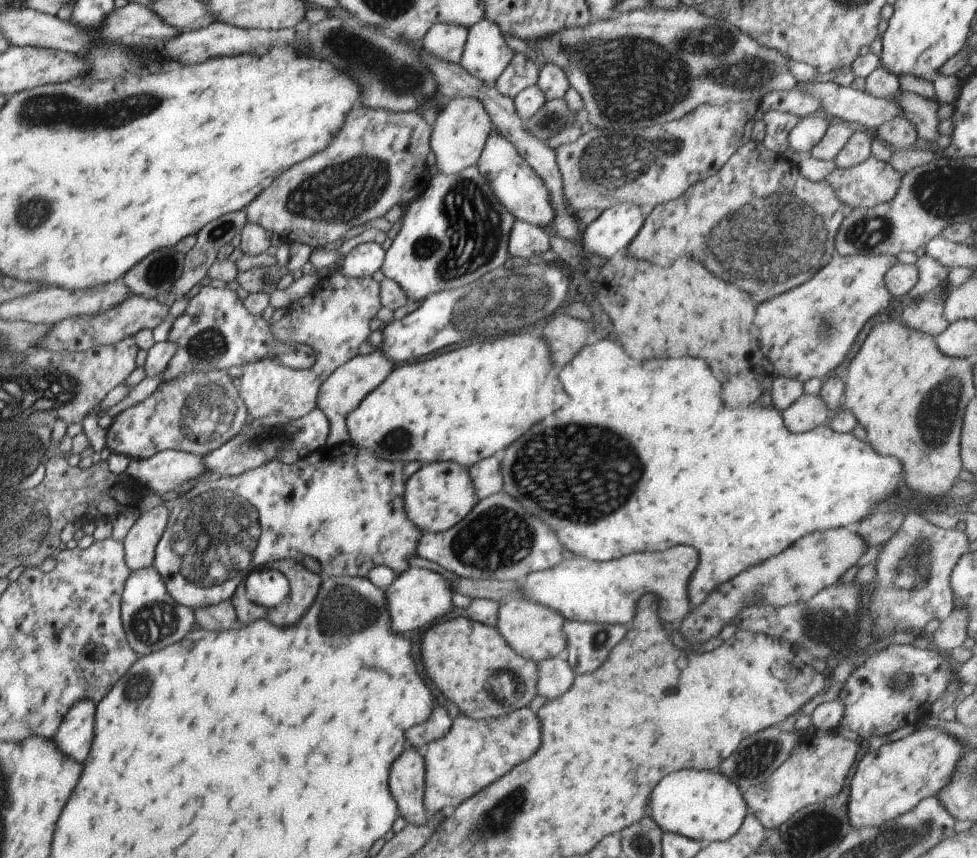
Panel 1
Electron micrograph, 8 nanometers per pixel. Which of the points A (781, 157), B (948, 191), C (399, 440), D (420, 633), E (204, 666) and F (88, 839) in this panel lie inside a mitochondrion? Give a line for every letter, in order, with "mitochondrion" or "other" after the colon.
A: other
B: mitochondrion
C: mitochondrion
D: other
E: other
F: other

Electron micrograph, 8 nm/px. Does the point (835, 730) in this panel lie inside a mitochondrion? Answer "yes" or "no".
no

